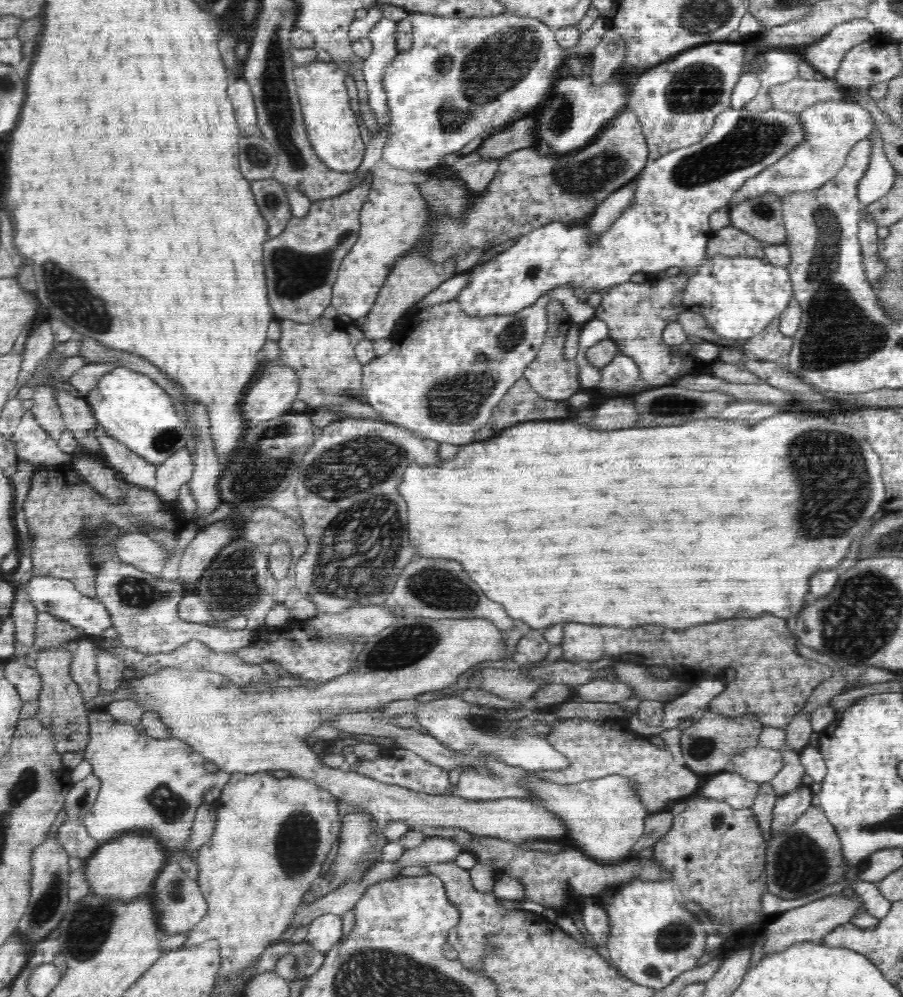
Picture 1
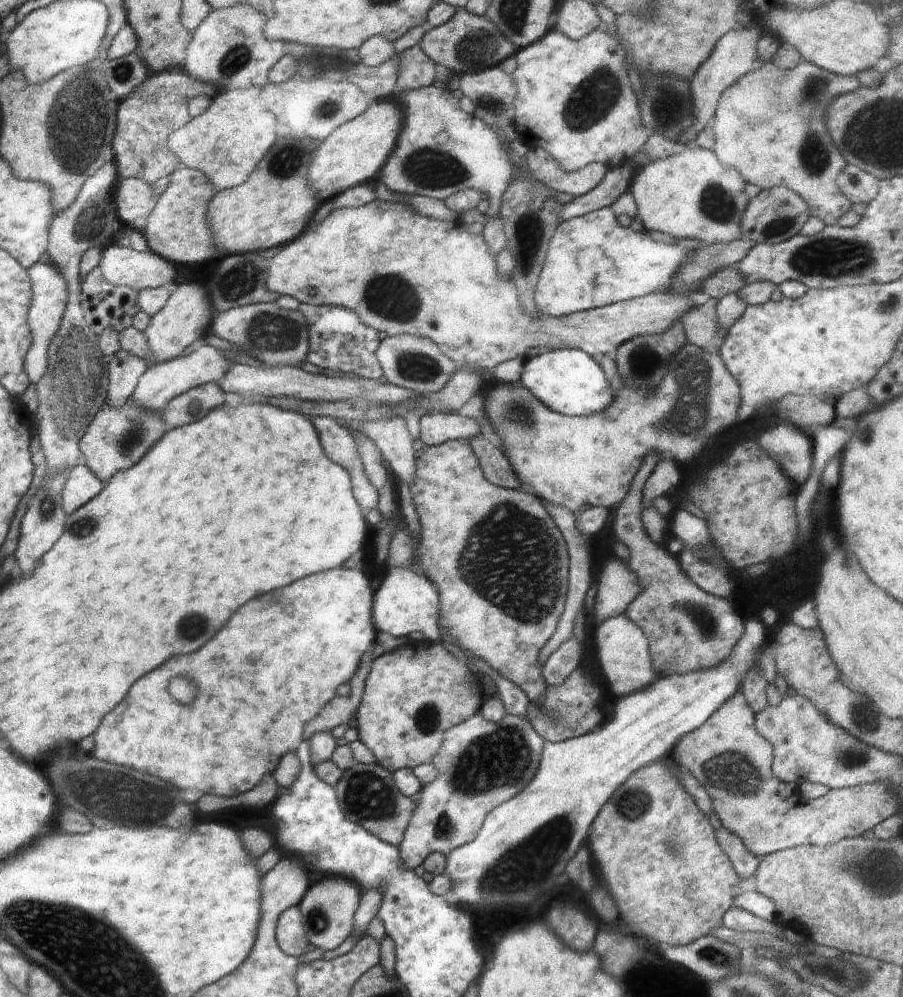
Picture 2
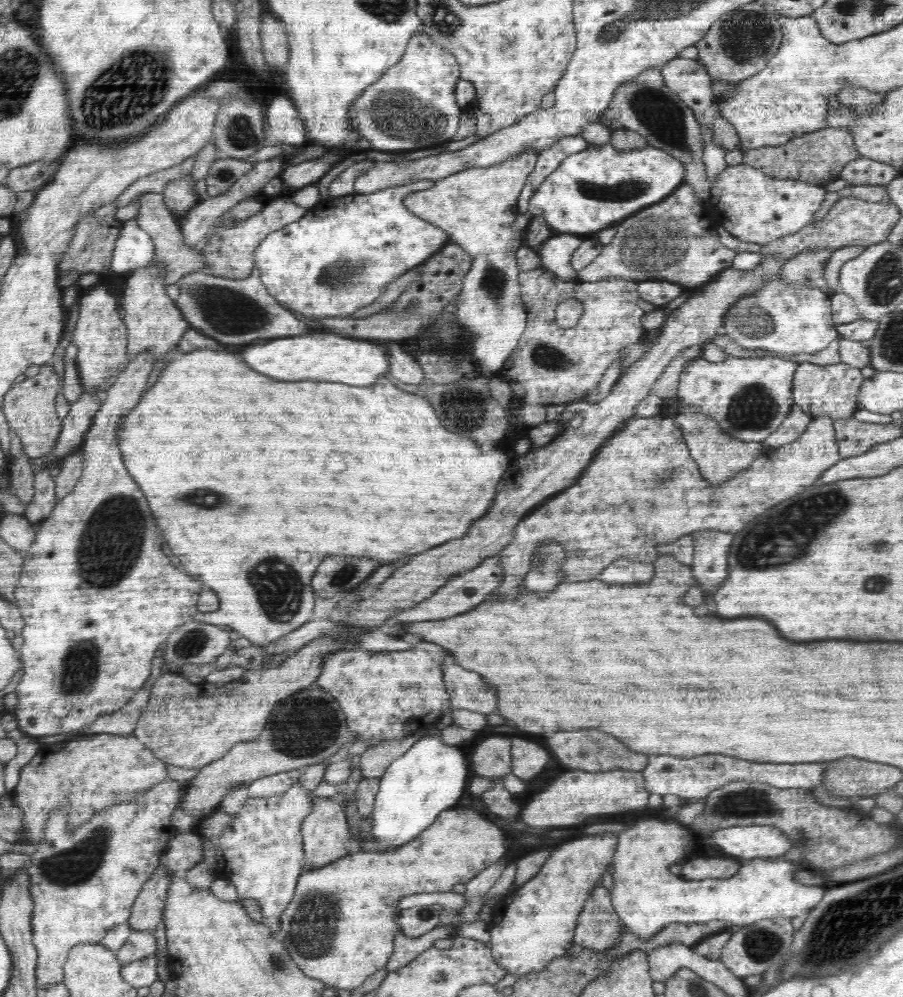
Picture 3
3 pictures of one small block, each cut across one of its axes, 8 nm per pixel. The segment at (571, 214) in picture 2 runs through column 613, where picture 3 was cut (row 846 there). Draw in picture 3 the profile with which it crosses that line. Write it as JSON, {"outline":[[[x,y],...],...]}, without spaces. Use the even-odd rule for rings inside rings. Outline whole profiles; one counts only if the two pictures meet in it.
{"outline":[[[182,832],[168,841],[164,854],[161,855],[159,866],[168,873],[184,874],[204,860],[204,842],[206,839],[196,832]]]}

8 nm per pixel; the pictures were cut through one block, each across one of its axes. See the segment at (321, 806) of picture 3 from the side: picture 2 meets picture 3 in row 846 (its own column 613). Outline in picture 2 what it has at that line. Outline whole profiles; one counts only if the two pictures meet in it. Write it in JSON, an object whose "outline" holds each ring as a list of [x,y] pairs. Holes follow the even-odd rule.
{"outline":[[[372,201],[371,203],[356,207],[343,208],[332,211],[326,216],[326,219],[310,234],[304,231],[302,238],[294,239],[294,242],[288,242],[276,256],[270,258],[270,268],[268,268],[268,290],[277,292],[278,294],[293,296],[300,303],[308,303],[311,305],[330,305],[337,307],[346,307],[353,310],[364,321],[364,324],[375,328],[378,332],[384,332],[389,336],[399,335],[400,333],[408,333],[417,337],[426,337],[428,342],[437,344],[443,352],[446,353],[456,364],[458,370],[462,367],[473,369],[490,370],[497,364],[513,359],[514,357],[525,357],[525,352],[528,348],[535,346],[544,346],[544,348],[552,349],[580,349],[587,352],[591,357],[598,358],[606,355],[615,358],[617,348],[624,344],[627,340],[637,336],[644,335],[659,335],[662,334],[672,323],[675,323],[681,317],[681,314],[690,307],[694,306],[692,300],[688,297],[678,296],[670,290],[654,291],[643,297],[636,297],[625,301],[616,301],[605,307],[593,308],[587,311],[575,312],[574,314],[562,315],[556,318],[538,313],[537,315],[522,314],[520,306],[518,306],[518,296],[516,296],[516,287],[514,279],[505,277],[499,273],[496,264],[496,256],[492,251],[489,251],[489,246],[483,239],[483,235],[472,234],[459,220],[436,220],[428,218],[419,212],[416,212],[410,205],[401,203],[400,201]]]}

